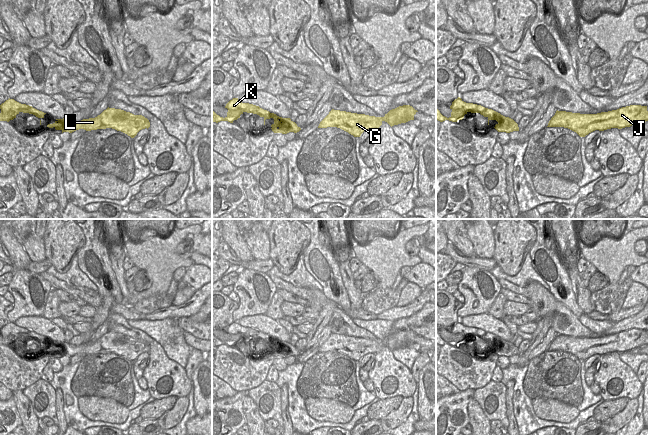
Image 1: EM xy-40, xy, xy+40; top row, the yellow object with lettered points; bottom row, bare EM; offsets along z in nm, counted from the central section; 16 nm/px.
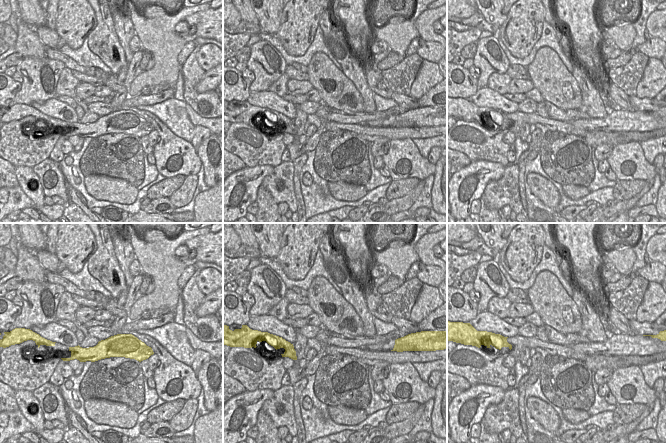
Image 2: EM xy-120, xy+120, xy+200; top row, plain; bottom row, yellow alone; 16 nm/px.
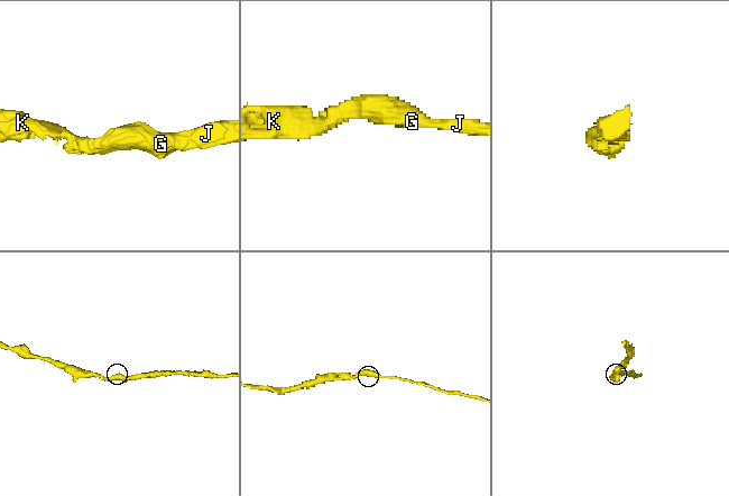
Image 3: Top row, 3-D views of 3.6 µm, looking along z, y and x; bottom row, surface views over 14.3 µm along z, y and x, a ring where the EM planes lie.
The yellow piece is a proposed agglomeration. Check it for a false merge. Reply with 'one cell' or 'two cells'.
one cell

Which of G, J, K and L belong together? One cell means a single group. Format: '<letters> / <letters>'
G J K L

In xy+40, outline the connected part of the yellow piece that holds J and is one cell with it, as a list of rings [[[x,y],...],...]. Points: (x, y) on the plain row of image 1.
[[[630,329],[597,338],[580,338],[556,335],[547,351],[564,351],[576,356],[580,361],[599,354],[622,353],[648,345],[647,330]]]

